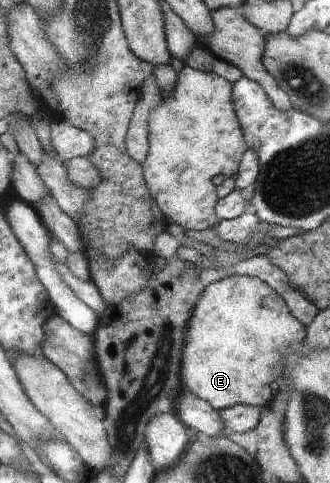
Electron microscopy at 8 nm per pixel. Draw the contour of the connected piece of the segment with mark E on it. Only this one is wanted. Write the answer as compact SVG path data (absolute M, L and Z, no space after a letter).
M225 275L206 286L201 293L186 331L182 350L181 378L185 389L206 400L215 410L225 410L235 405L264 407L273 398L271 382L283 376L282 358L291 347L303 343L305 326L291 315L287 304L266 281L249 275Z

